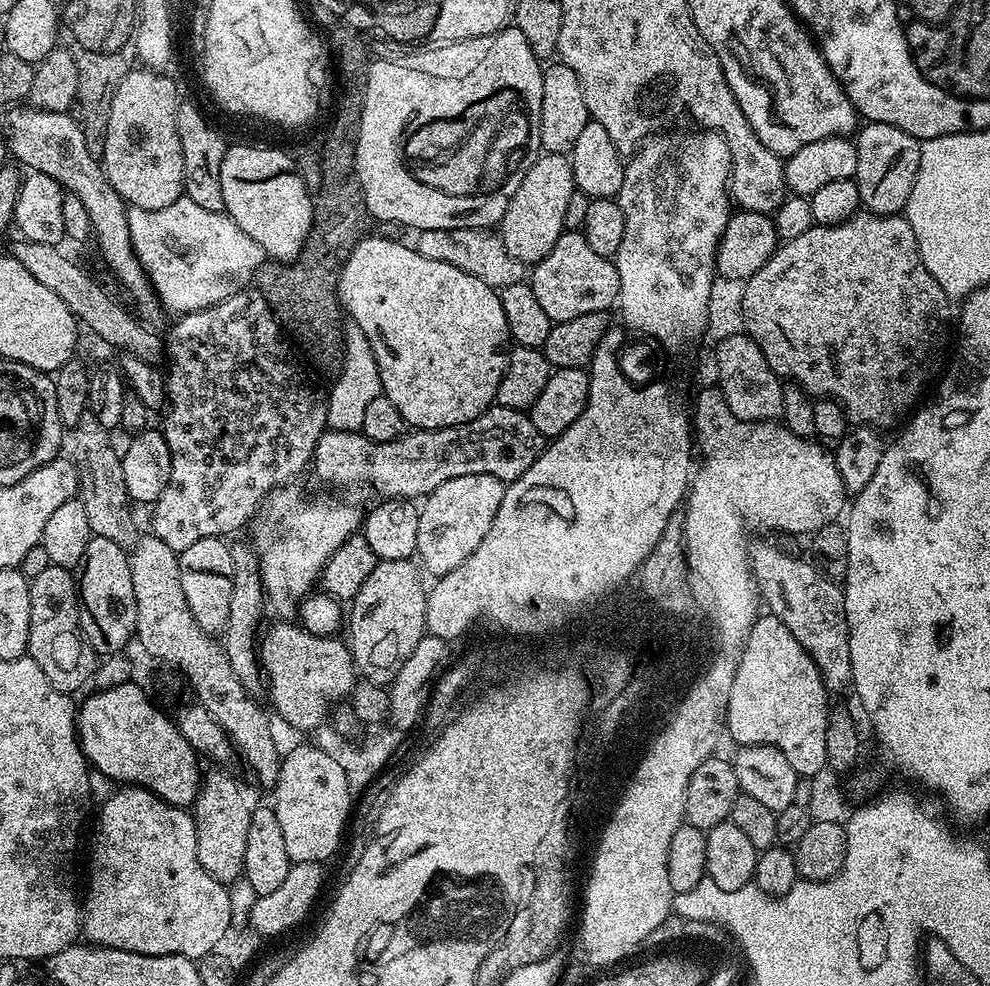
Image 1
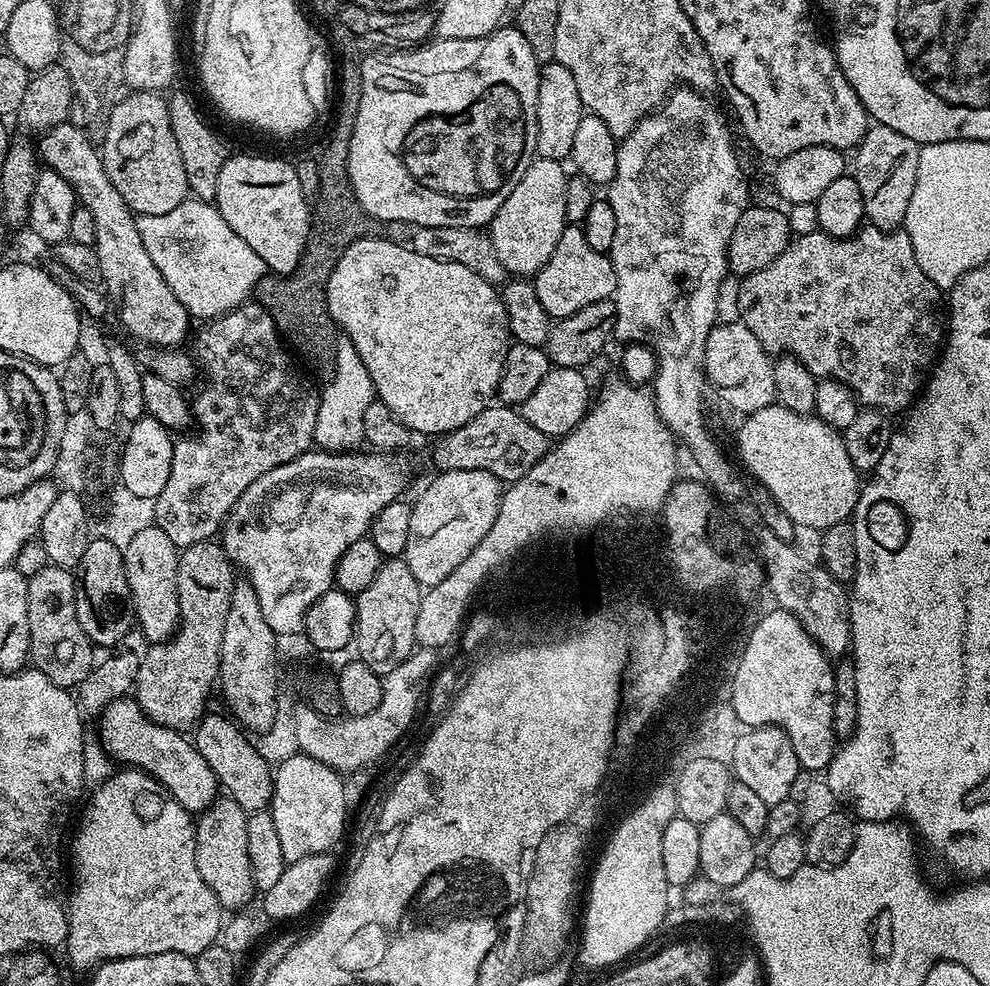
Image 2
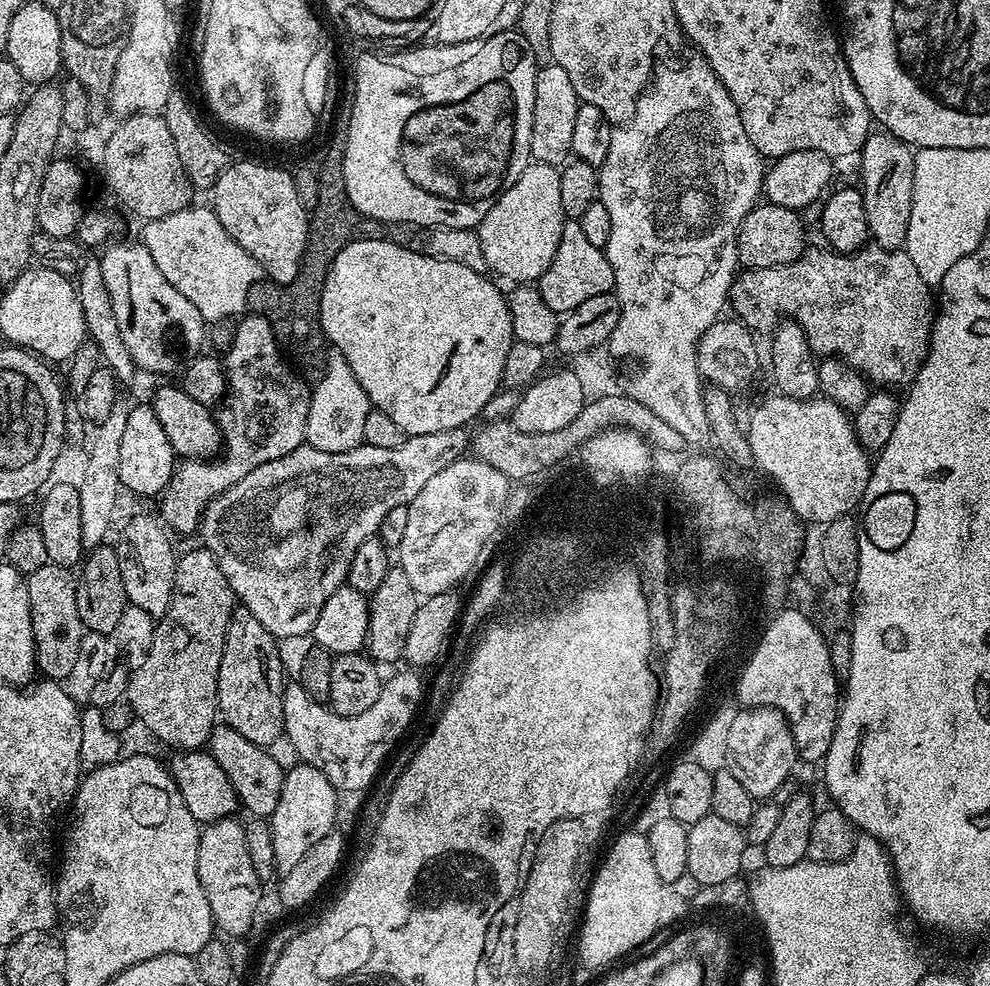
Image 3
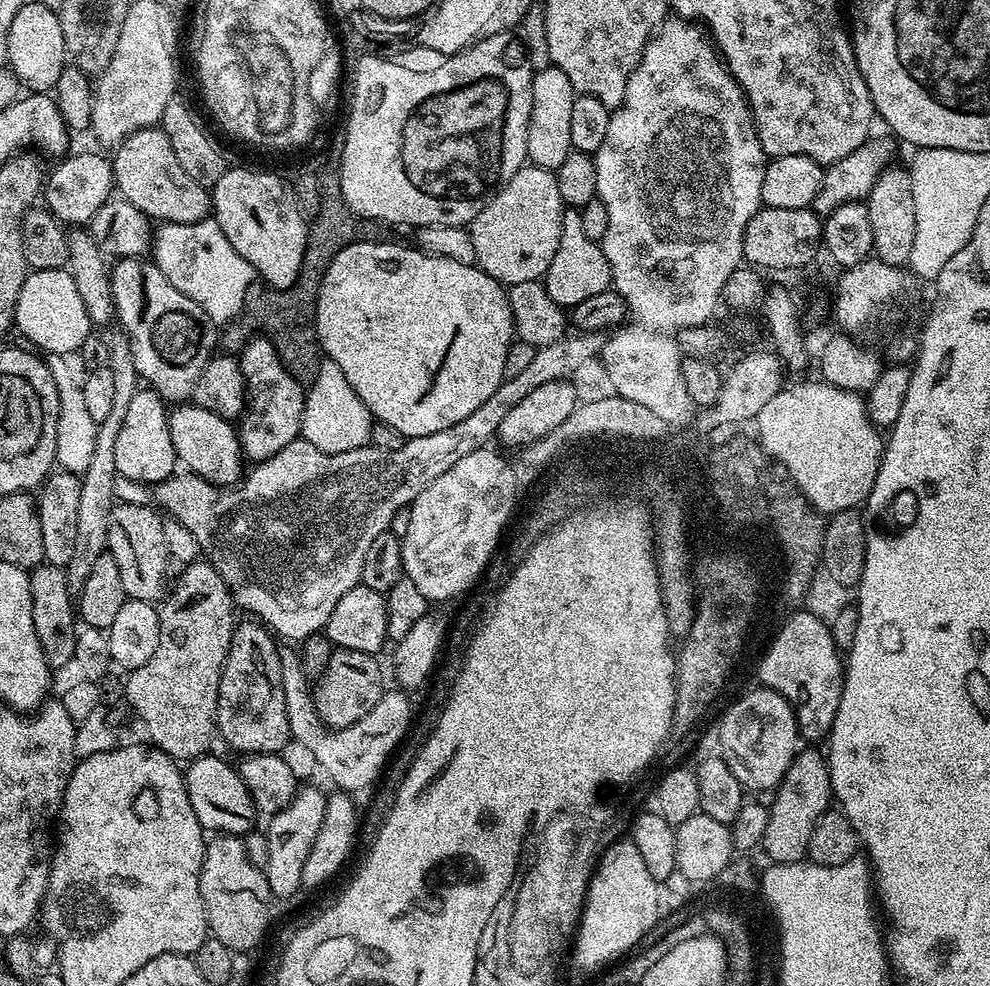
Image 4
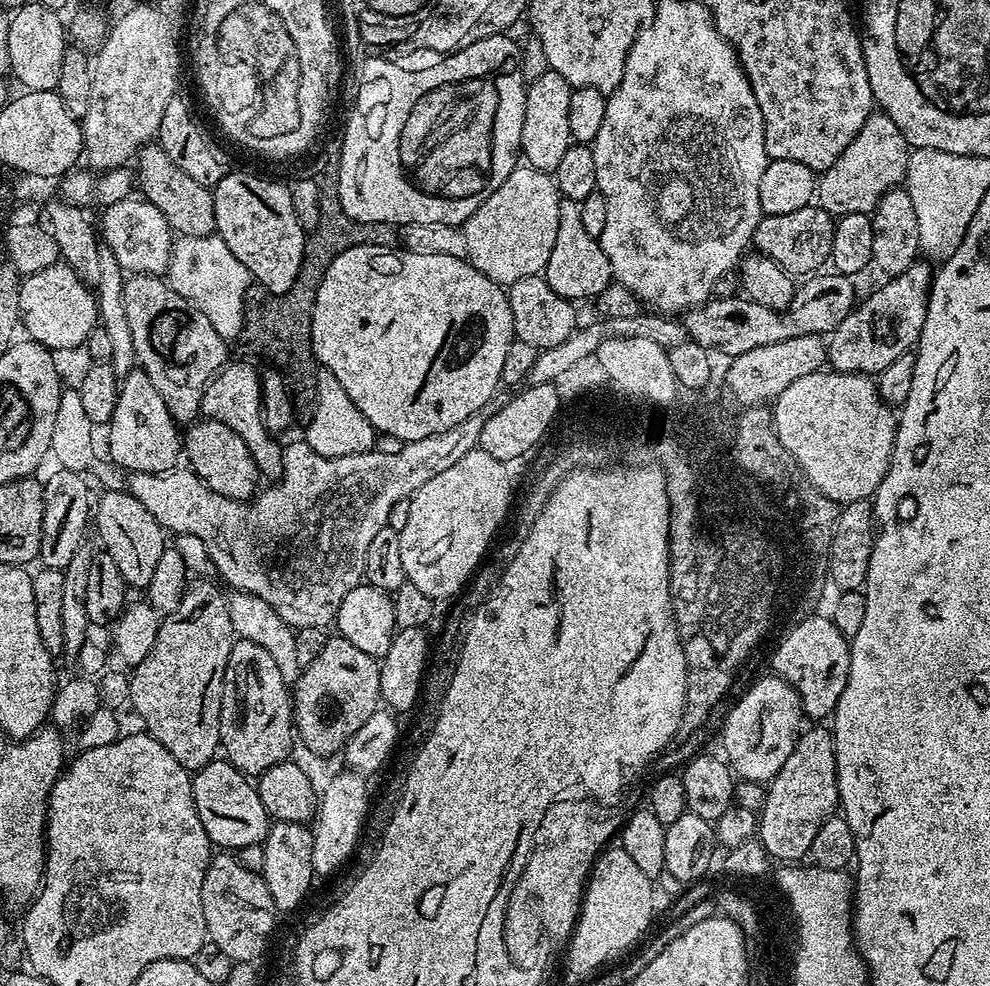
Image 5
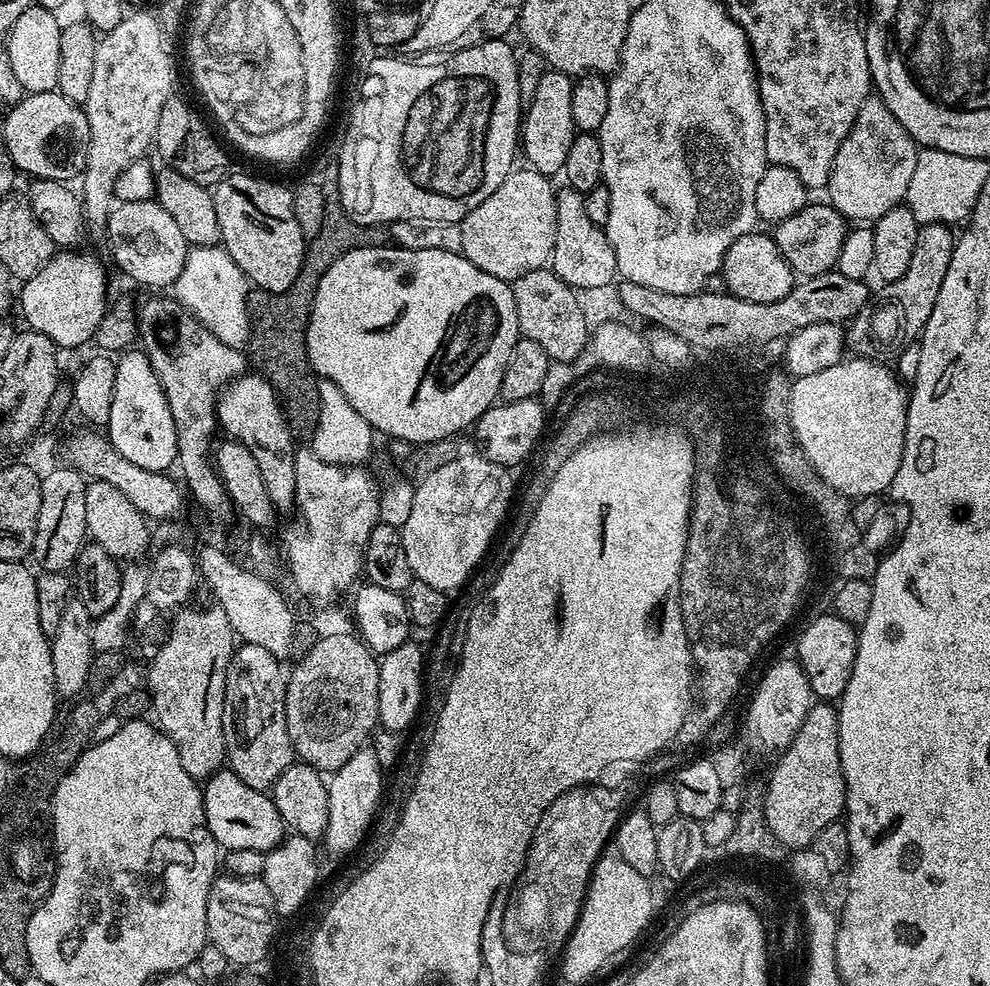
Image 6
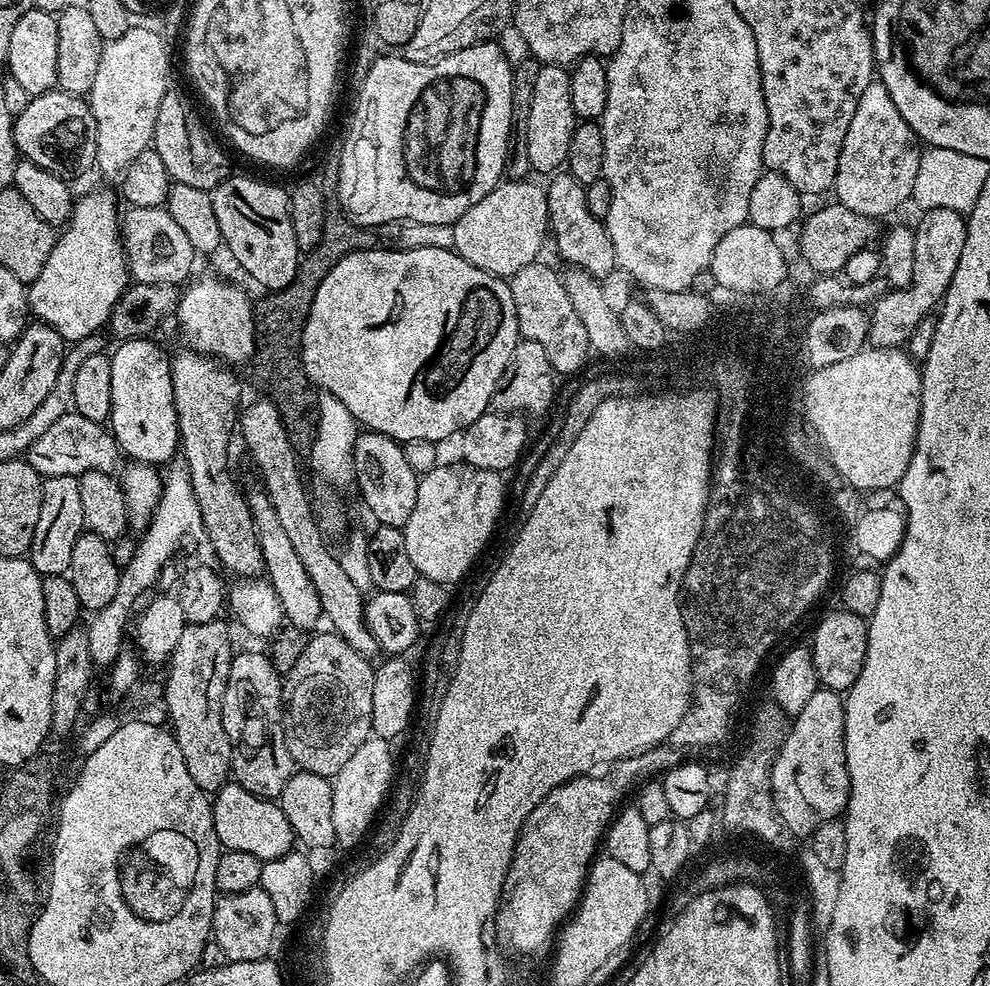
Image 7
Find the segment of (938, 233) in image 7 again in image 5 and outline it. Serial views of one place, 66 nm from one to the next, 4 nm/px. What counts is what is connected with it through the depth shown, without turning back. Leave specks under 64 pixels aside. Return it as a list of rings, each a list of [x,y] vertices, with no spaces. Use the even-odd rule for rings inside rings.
[[[931,263],[911,264],[901,276],[885,279],[877,292],[861,299],[857,307],[827,337],[827,363],[838,372],[858,372],[875,377],[894,358],[909,351],[920,339],[920,331],[926,322],[928,291],[932,288],[934,268]]]

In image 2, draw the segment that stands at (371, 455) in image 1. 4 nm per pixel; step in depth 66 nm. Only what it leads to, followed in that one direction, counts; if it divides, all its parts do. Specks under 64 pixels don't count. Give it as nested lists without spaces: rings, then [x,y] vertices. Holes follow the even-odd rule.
[[[494,404],[484,408],[482,414],[476,415],[465,426],[445,433],[435,444],[437,445],[432,452],[432,458],[438,466],[437,469],[441,471],[450,469],[486,470],[487,473],[494,474],[501,482],[509,484],[524,477],[545,456],[550,447],[550,438],[526,422],[517,409],[507,405]]]

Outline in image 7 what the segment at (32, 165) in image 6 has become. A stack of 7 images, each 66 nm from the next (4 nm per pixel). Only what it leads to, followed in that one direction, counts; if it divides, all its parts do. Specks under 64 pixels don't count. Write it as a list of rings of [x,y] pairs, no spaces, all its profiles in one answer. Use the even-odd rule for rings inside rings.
[[[61,90],[31,97],[26,110],[15,113],[14,142],[23,159],[50,170],[55,176],[80,176],[96,163],[96,124],[89,101]]]

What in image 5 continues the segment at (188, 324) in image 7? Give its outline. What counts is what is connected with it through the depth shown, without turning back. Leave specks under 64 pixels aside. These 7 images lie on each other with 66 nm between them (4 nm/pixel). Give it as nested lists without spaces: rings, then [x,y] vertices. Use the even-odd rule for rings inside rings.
[[[180,236],[172,246],[166,279],[175,292],[210,318],[210,326],[218,330],[223,340],[232,342],[239,337],[244,325],[244,295],[254,281],[220,236]]]

